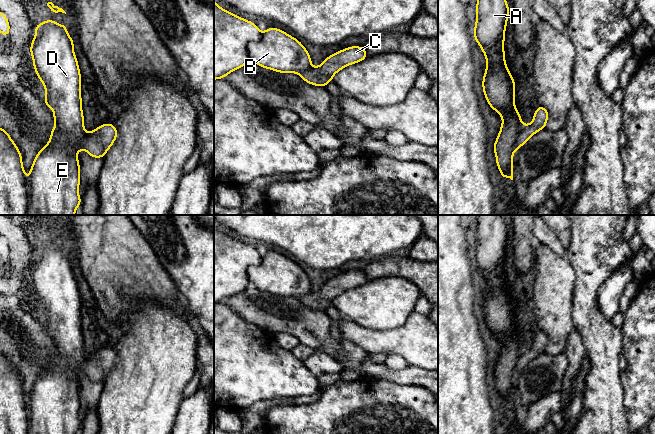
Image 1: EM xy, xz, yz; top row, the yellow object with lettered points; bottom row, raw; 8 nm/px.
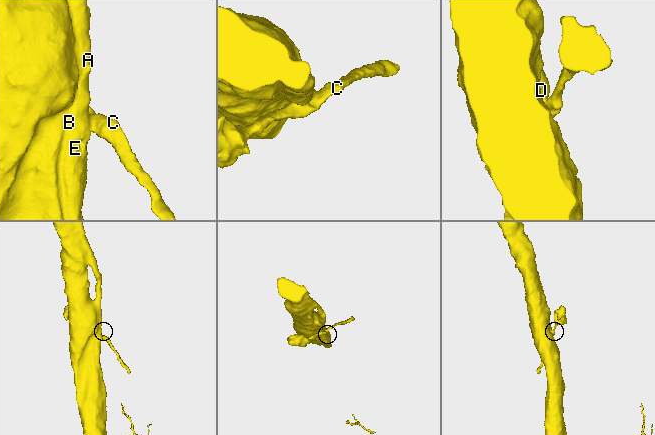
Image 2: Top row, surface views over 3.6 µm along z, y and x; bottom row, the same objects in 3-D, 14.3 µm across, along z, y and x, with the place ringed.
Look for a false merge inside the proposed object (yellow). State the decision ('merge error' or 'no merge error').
merge error

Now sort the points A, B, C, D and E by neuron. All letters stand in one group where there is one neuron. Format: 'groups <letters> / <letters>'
groups A B D E / C

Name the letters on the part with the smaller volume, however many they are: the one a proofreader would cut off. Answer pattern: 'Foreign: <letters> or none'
Foreign: C

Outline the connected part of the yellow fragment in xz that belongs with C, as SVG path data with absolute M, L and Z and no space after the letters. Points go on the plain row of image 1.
M350 270L329 279L318 291L310 291L300 301L314 310L325 311L343 292L361 286L368 281L363 270Z

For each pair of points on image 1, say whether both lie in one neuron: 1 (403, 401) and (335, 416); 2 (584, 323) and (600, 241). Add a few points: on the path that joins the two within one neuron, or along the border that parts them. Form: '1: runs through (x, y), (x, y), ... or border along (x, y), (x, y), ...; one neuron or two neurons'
1: runs through (386, 401), (361, 406), (352, 411); one neuron
2: runs through (585, 303), (585, 290), (592, 273), (593, 261); one neuron

